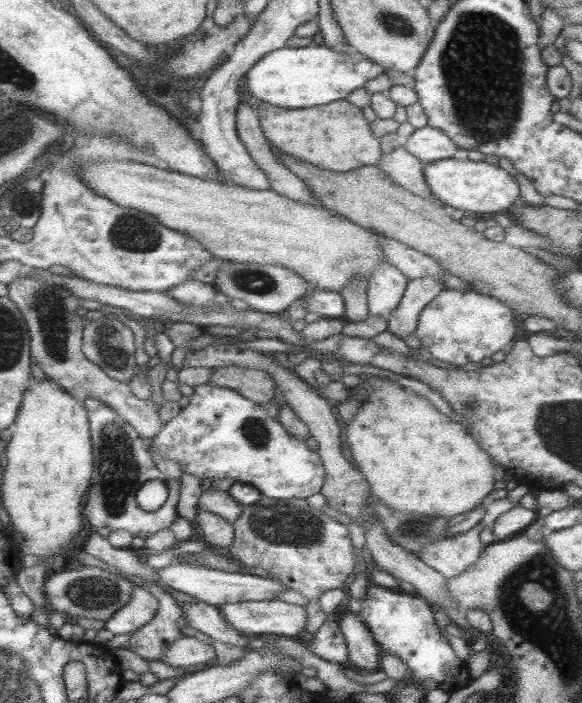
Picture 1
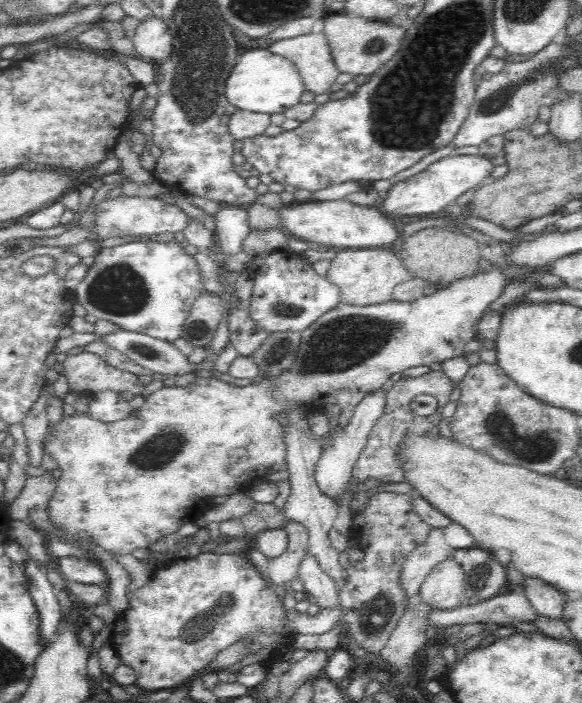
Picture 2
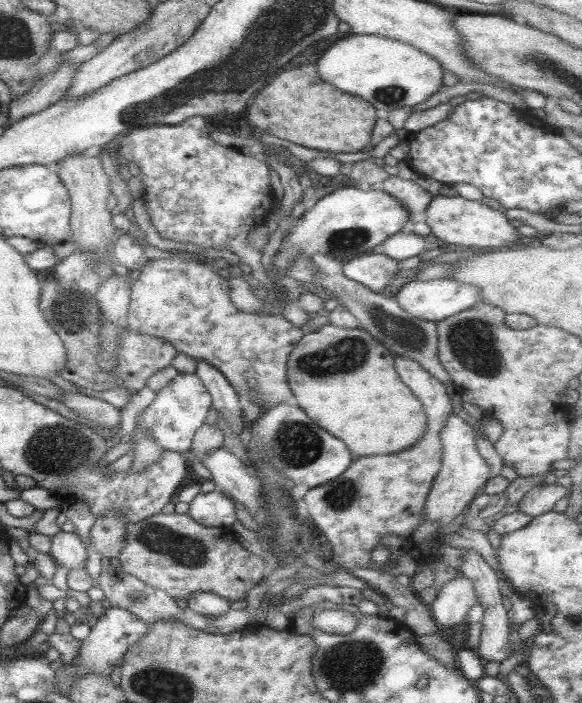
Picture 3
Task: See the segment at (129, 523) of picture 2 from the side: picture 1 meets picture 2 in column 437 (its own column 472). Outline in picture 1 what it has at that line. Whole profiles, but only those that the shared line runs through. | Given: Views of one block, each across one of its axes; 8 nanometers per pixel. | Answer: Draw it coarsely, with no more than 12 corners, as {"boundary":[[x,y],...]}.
{"boundary":[[443,288],[414,332],[457,367],[498,358],[516,338],[505,303]]}

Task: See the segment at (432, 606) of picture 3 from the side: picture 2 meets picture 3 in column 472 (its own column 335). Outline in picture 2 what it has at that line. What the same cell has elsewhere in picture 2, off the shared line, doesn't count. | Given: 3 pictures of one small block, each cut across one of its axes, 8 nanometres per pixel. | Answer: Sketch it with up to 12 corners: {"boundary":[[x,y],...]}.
{"boundary":[[304,554],[296,576],[313,606],[338,605],[334,581],[318,559]]}

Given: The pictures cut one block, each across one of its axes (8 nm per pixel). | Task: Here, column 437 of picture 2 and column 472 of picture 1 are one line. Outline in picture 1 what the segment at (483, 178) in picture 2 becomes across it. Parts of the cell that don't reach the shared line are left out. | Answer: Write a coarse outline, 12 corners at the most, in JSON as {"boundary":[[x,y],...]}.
{"boundary":[[485,161],[423,165],[428,194],[443,207],[507,213],[515,178]]}

